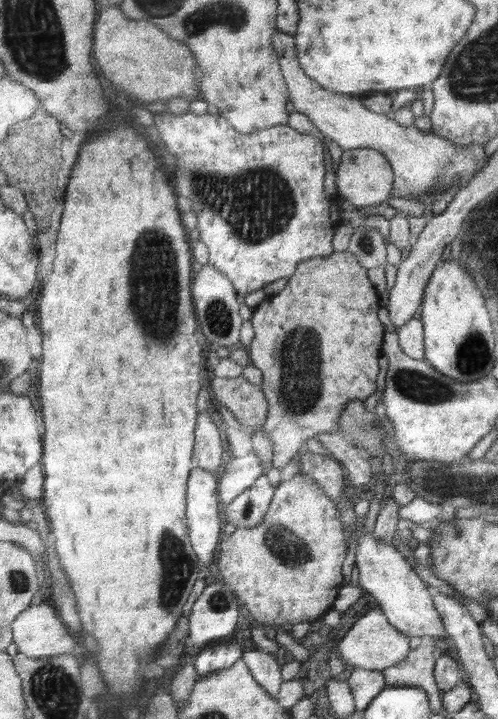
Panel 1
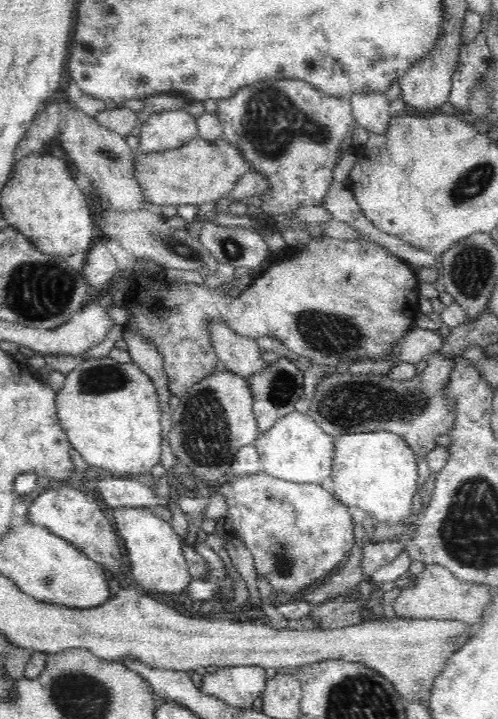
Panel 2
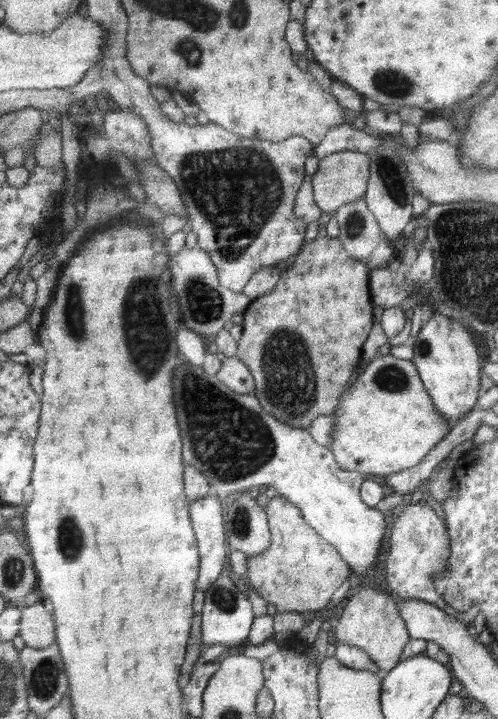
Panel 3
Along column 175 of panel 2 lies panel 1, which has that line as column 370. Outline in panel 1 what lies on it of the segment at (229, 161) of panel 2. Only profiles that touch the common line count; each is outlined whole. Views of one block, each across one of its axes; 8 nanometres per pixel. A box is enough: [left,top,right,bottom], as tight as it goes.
[336,148,394,208]

